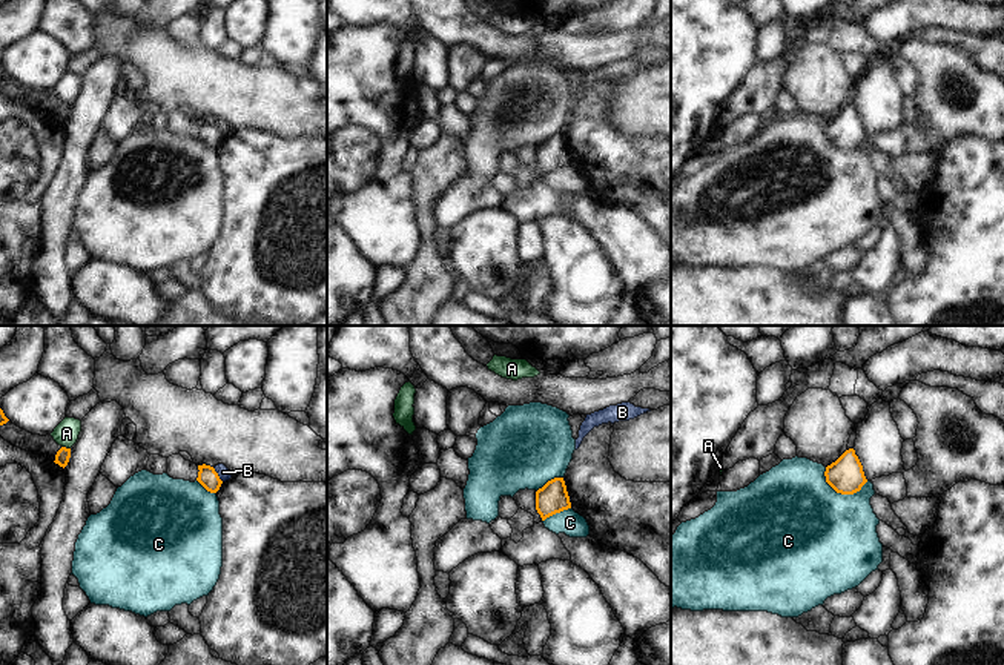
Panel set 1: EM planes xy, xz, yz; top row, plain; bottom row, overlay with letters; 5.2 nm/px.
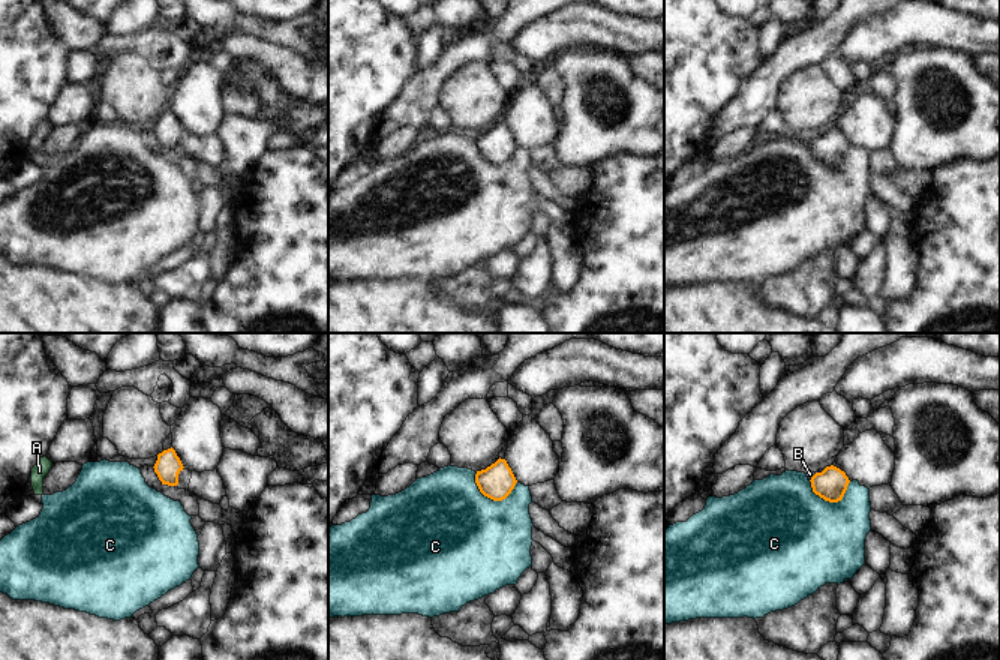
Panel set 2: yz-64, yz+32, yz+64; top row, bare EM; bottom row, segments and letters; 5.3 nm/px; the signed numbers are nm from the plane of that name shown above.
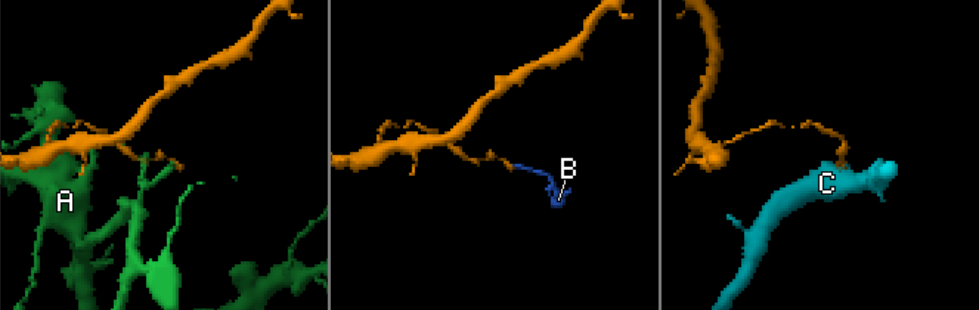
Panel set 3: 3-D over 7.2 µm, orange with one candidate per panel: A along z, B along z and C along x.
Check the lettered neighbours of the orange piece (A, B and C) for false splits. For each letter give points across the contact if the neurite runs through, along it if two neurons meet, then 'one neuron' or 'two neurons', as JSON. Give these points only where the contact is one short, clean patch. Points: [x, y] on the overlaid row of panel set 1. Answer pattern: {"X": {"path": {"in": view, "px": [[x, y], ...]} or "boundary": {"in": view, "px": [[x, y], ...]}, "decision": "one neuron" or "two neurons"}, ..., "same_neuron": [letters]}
{"A": {"decision": "two neurons"}, "B": {"boundary": {"in": "xy", "px": [[212, 467], [223, 481]]}, "decision": "two neurons"}, "C": {"boundary": {"in": "yz", "px": [[823, 472], [825, 479], [842, 493], [855, 493], [868, 481]]}, "decision": "two neurons"}, "same_neuron": []}

